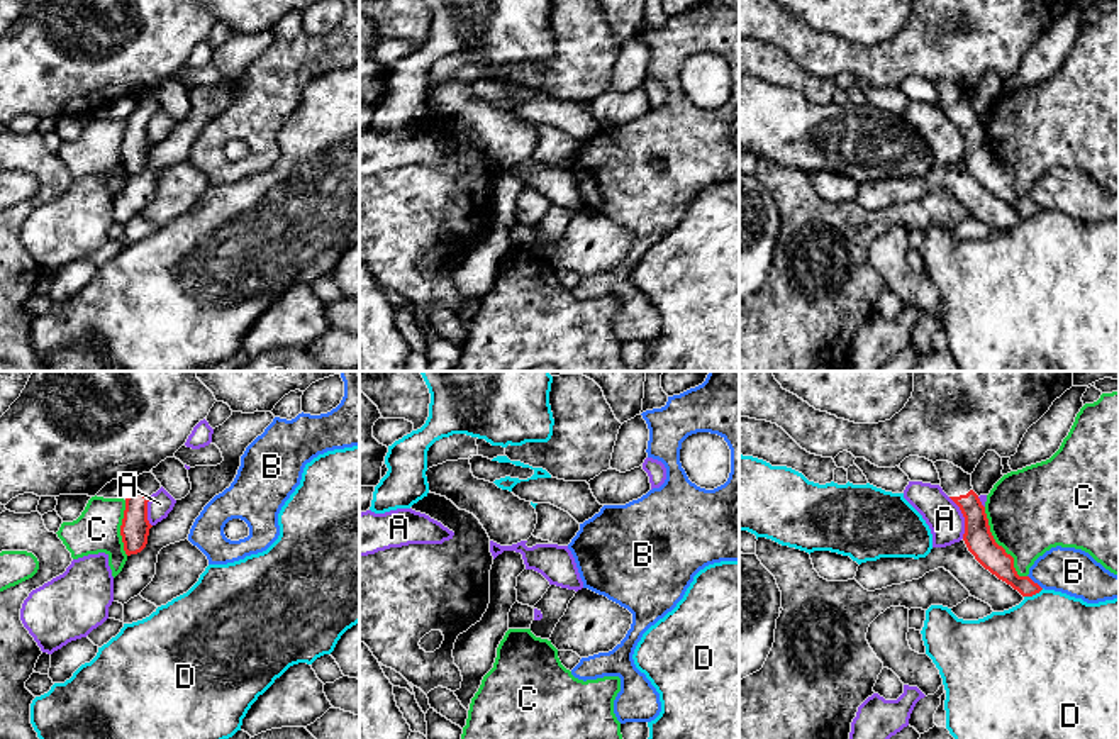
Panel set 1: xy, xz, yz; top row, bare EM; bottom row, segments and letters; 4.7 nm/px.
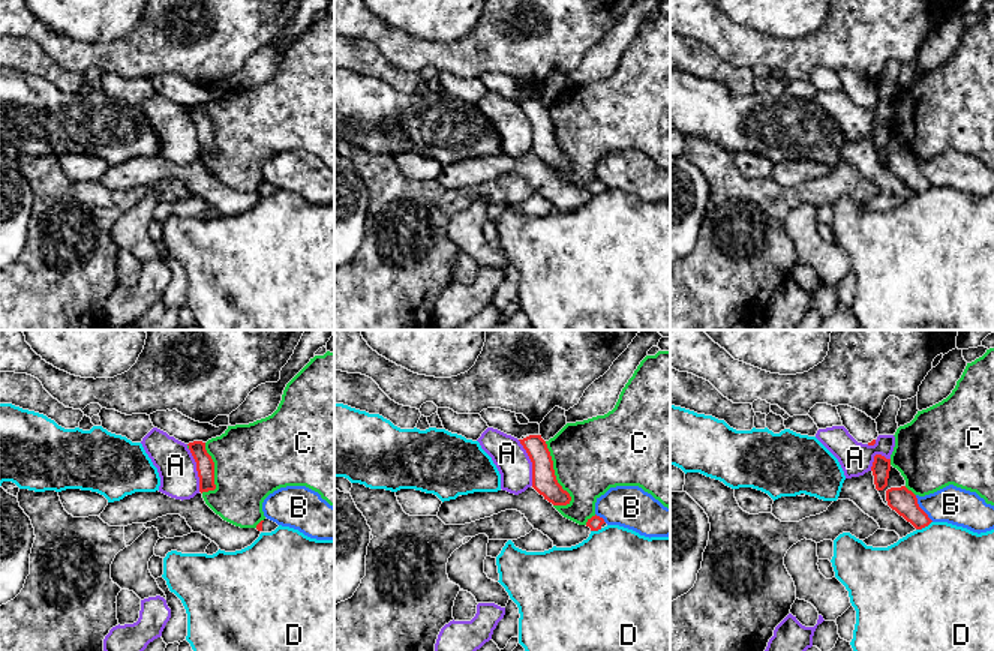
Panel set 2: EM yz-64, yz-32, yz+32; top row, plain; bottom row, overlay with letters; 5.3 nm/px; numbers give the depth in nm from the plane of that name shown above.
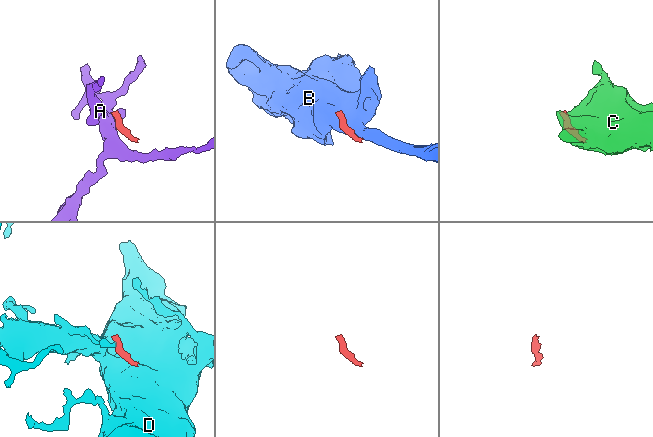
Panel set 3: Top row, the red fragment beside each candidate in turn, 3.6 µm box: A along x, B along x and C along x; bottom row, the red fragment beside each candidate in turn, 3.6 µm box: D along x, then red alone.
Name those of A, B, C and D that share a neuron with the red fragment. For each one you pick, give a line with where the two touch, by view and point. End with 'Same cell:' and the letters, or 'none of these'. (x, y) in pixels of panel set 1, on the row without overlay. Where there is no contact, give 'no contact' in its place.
Same cell: none of these

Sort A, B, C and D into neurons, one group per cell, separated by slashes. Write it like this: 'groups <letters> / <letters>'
groups A / B / C / D

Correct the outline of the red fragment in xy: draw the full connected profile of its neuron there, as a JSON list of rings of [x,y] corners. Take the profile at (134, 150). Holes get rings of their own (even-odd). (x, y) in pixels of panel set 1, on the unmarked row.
[[[142,93],[137,97],[136,110],[125,119],[125,131],[120,146],[124,171],[127,176],[141,173],[148,164],[149,149],[148,122],[161,108],[156,97]]]

